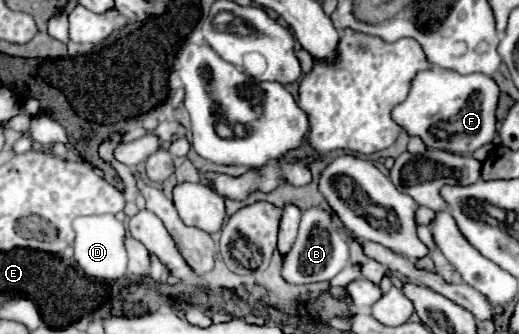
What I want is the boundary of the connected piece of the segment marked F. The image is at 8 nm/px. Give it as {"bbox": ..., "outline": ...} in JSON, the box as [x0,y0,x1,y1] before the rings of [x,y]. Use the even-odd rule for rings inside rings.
{"bbox":[391,66,499,154],"outline":[[[433,66],[415,74],[407,98],[393,106],[391,118],[409,136],[421,138],[427,148],[453,154],[473,154],[483,144],[489,144],[497,132],[495,110],[499,94],[499,84],[487,74],[475,72],[461,76],[455,70]]]}

